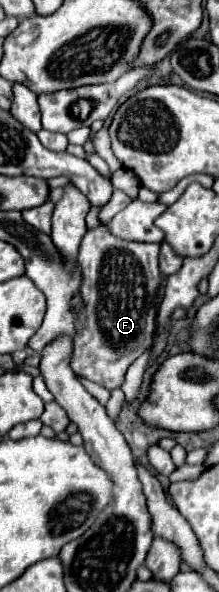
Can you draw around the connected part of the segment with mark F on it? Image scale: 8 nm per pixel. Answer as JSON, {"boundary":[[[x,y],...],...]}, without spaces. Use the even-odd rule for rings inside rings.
{"boundary":[[[106,223],[88,229],[78,251],[82,269],[82,297],[86,307],[80,315],[78,335],[70,367],[76,375],[86,377],[106,389],[116,389],[124,381],[126,369],[150,345],[154,323],[154,297],[160,281],[158,269],[160,243],[134,243],[116,237]]]}

